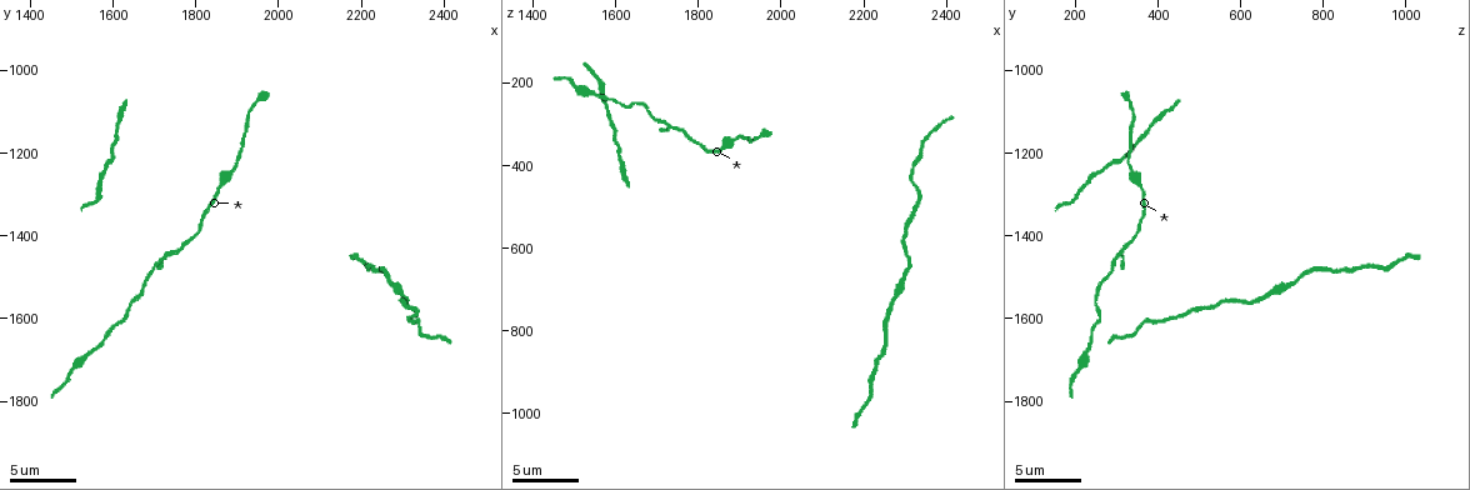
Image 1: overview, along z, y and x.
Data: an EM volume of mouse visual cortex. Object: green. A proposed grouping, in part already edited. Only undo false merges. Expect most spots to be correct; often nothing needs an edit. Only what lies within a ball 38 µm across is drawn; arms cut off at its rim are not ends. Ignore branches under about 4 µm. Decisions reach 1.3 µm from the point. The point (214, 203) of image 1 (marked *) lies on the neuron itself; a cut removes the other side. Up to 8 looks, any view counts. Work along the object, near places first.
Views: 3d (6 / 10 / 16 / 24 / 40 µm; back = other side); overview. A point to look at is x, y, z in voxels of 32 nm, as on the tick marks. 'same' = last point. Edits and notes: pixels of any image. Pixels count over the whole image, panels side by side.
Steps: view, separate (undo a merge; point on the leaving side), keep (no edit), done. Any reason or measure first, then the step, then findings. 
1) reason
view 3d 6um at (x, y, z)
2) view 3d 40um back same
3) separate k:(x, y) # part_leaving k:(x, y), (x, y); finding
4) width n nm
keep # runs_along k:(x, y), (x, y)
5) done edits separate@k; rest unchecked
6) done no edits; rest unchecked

view 3d 6um at (2320, 1595, 435)

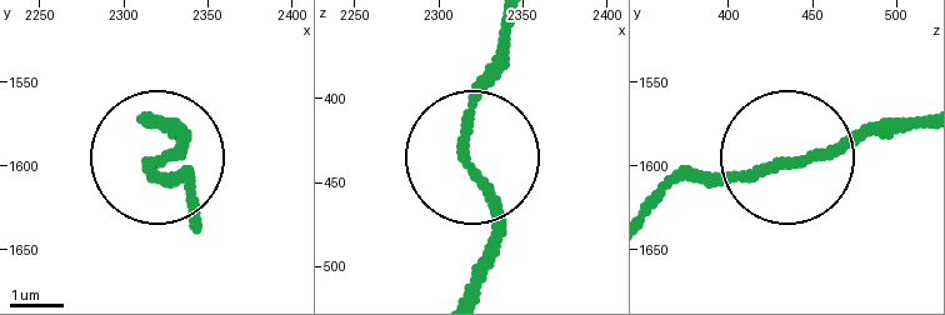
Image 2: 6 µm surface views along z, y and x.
side_arm 7 um
keep # all the same neuron

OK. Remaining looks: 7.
thick turns thin
view 3d 10um at (2310, 1550, 650)

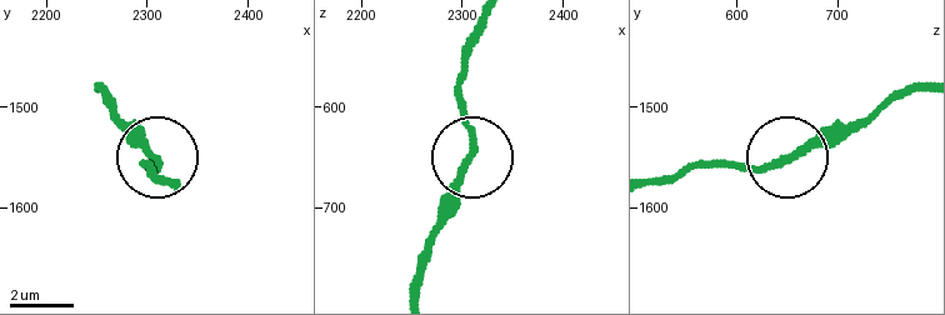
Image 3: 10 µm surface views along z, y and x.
keep # all the same neuron

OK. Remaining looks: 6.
view 3d 10um at (1705, 1460, 290)

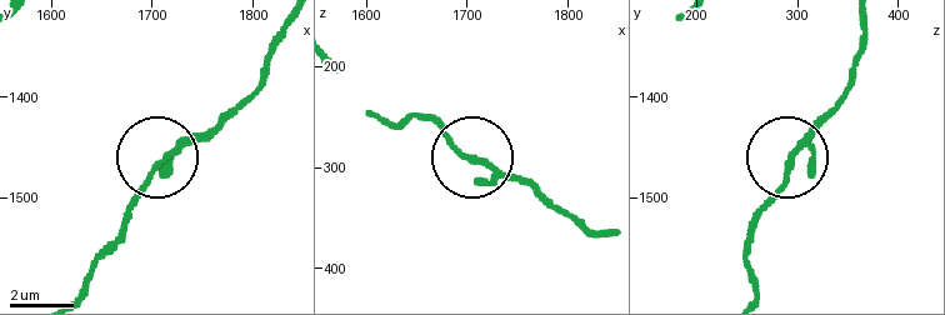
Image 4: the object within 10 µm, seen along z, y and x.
keep # runs_along 4:(864, 20), (853, 83), (754, 209); continuous, no second neuron

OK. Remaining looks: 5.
thick turns thin
view 3d 10um at (1565, 1670, 240)

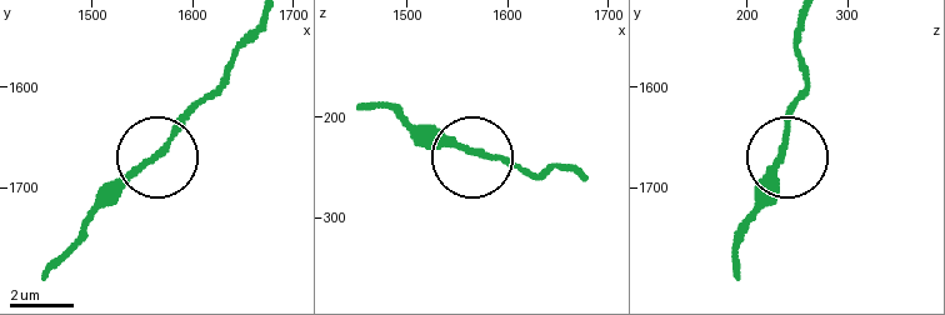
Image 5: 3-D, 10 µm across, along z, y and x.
keep # runs_along 5:(258, 24), (164, 153), (104, 206); all the same neuron

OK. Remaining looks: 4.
done no edits; rest unchecked

